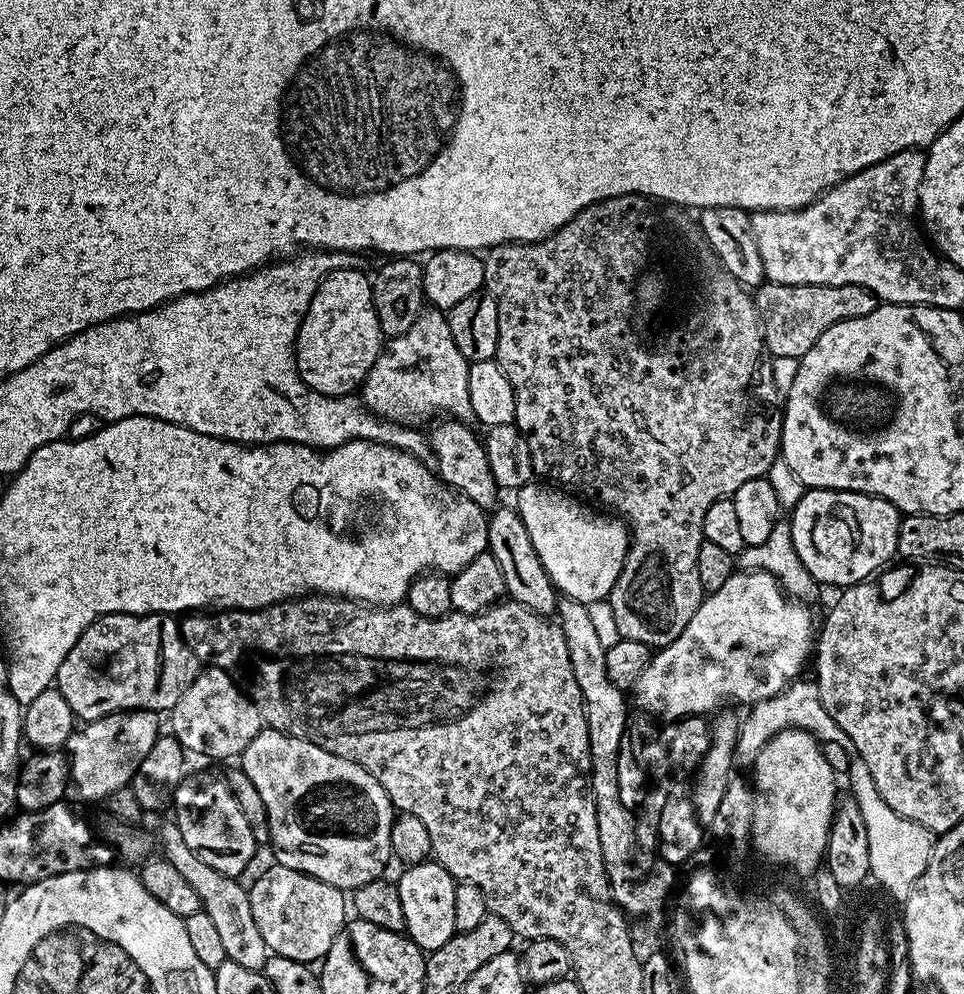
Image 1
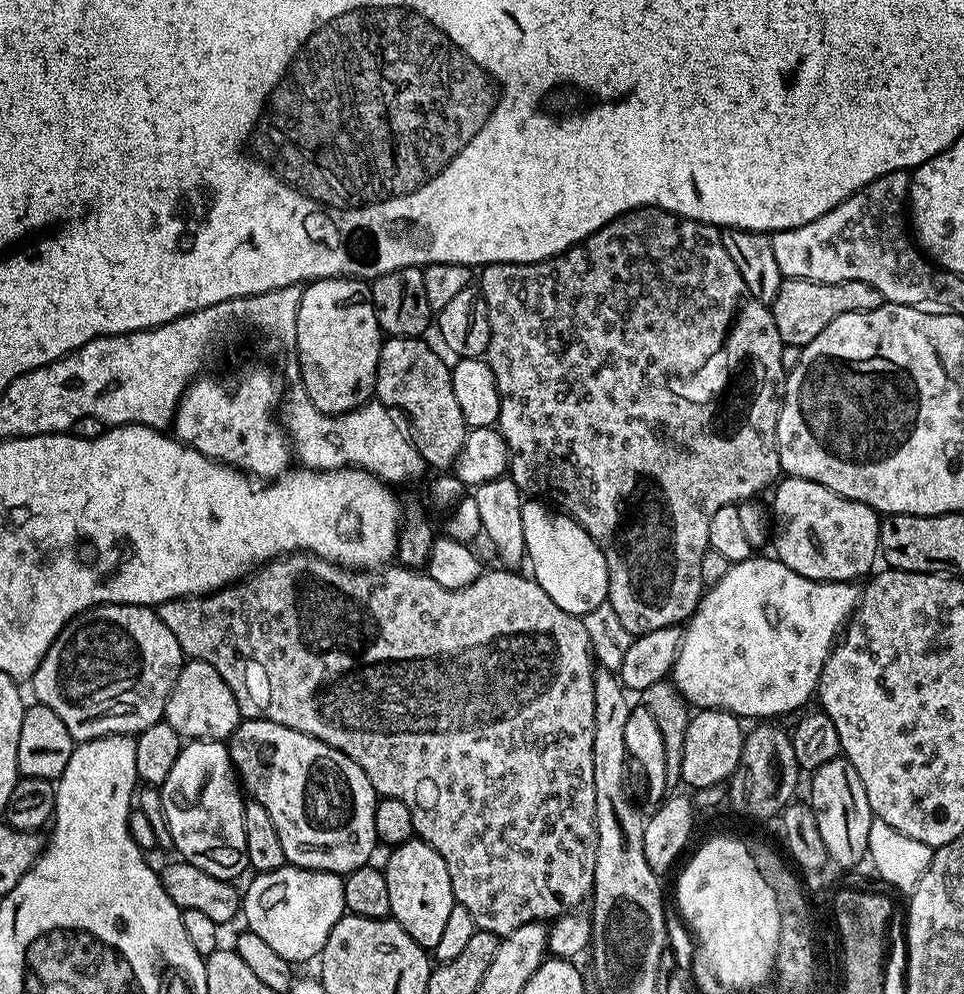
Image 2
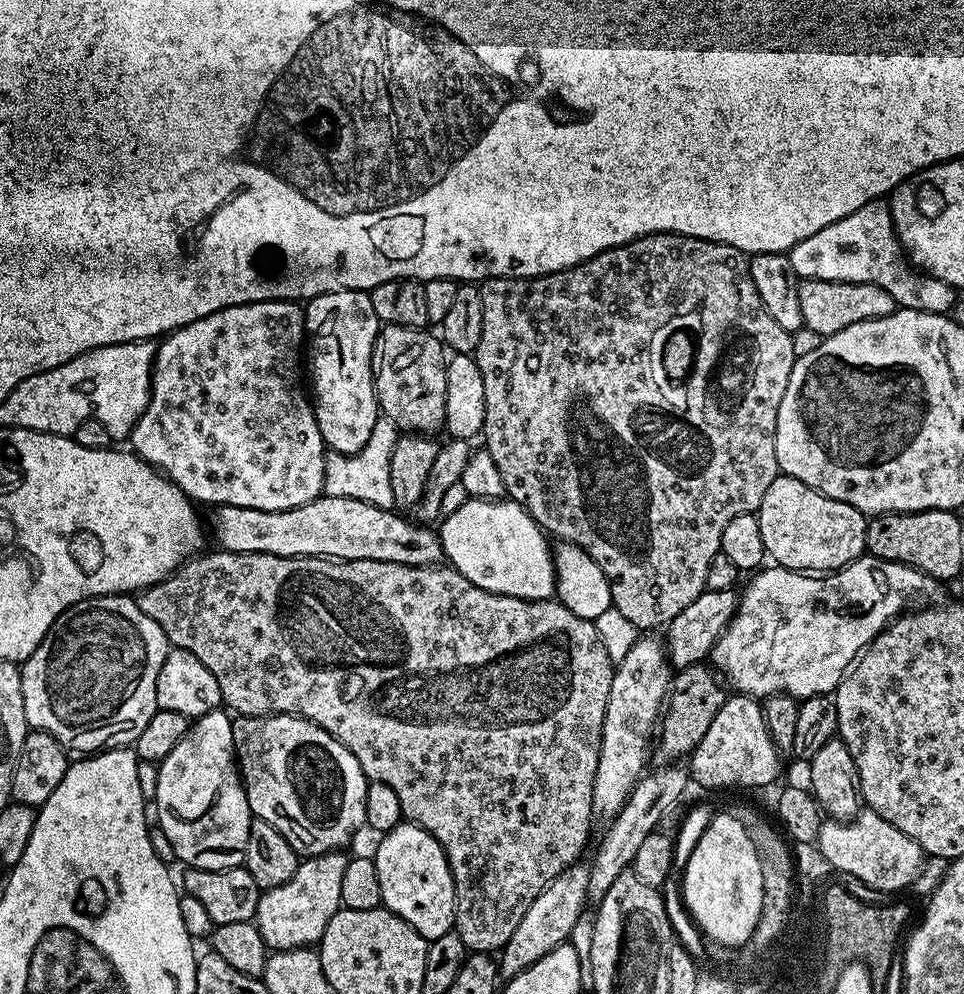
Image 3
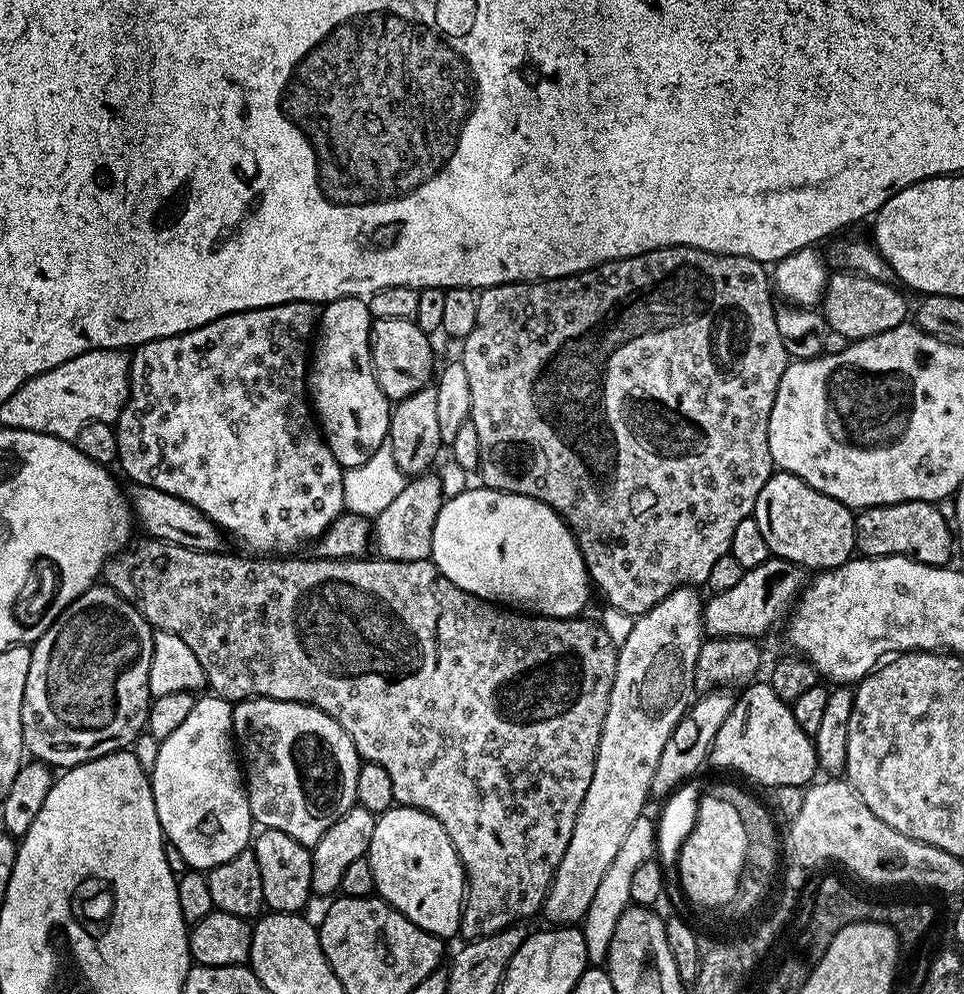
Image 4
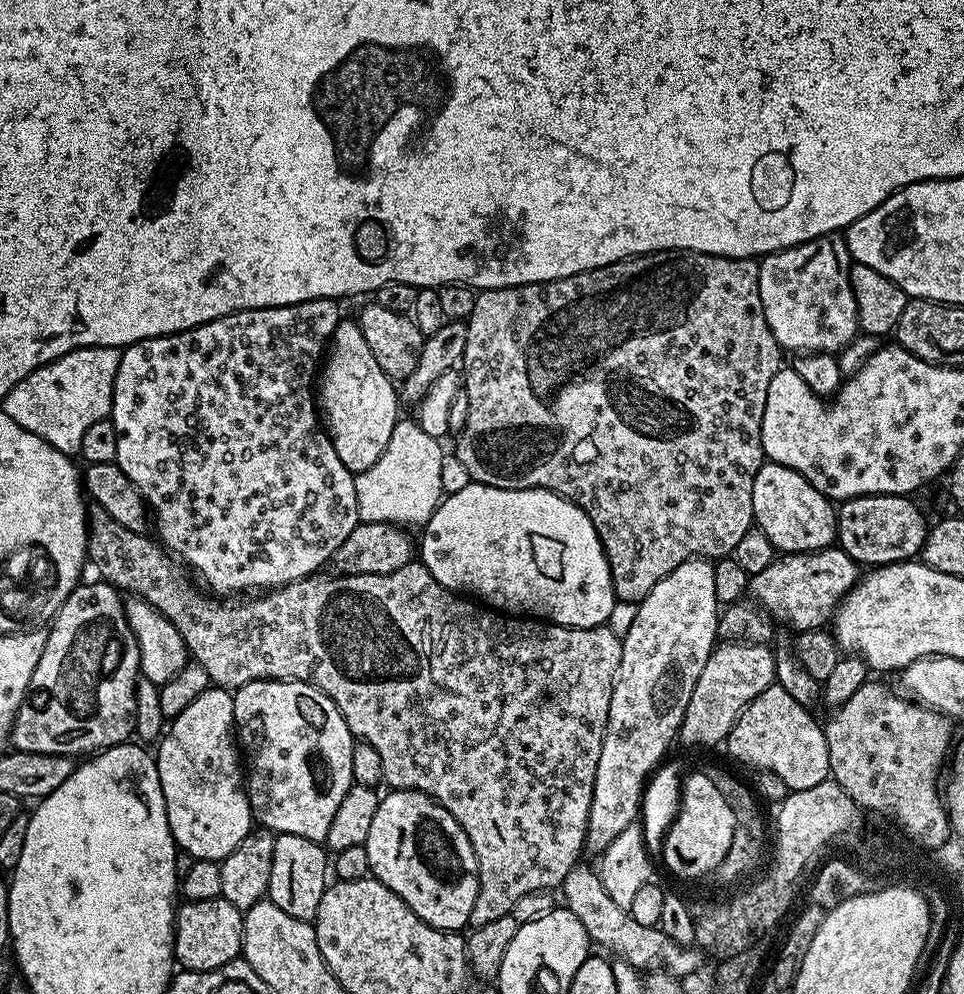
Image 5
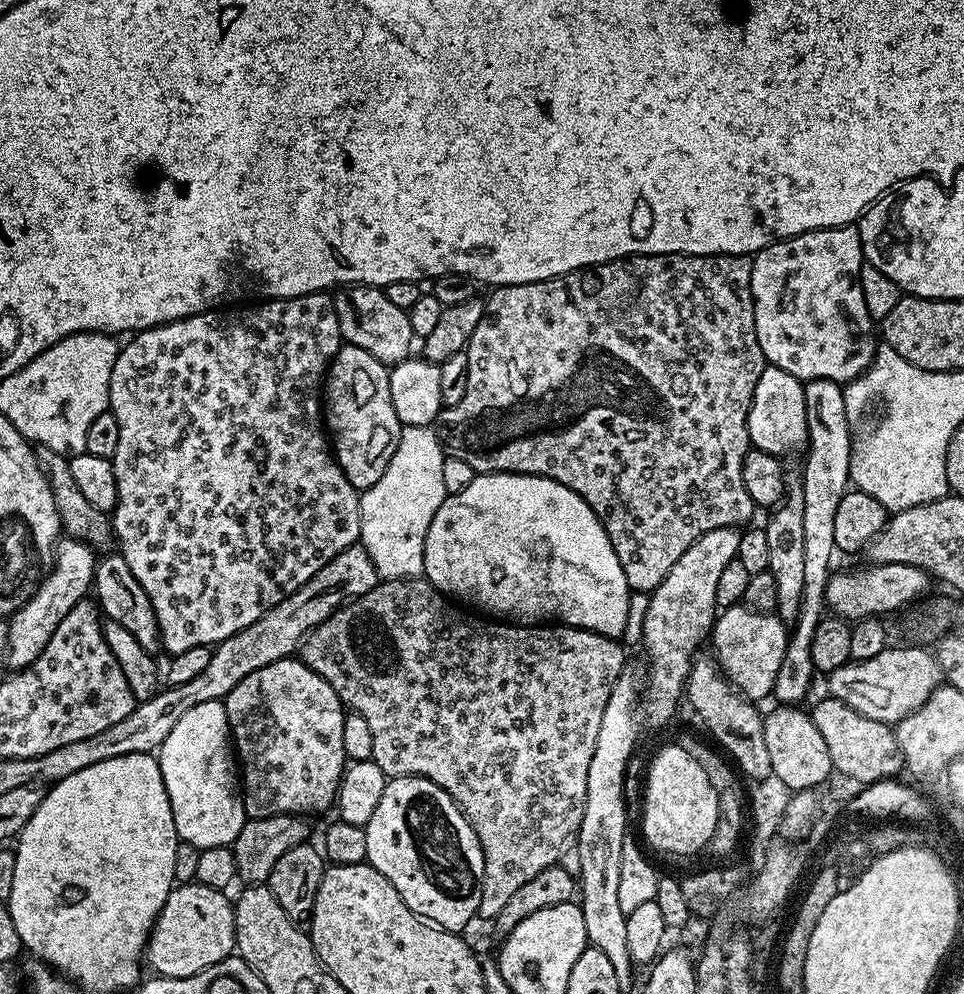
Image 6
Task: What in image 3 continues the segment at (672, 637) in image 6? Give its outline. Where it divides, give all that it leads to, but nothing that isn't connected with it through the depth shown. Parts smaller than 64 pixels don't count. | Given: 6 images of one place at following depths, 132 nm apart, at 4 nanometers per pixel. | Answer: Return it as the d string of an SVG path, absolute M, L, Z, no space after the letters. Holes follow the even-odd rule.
M645 638L637 640L626 658L622 659L620 664L615 665L610 686L610 698L606 702L606 718L602 726L598 770L594 778L592 806L597 813L615 814L619 812L621 806L628 800L628 795L632 793L638 777L645 771L644 763L648 760L648 739L657 731L673 675L674 669L669 661L665 645L661 641L659 644L656 640L645 640ZM577 862L569 866L558 878L554 878L530 902L530 910L522 914L522 922L518 922L518 930L510 934L510 942L498 952L498 972L501 977L511 978L534 966L538 958L550 954L560 944L565 943L571 937L578 918L585 913L586 899L588 897L588 870L589 865L584 862Z

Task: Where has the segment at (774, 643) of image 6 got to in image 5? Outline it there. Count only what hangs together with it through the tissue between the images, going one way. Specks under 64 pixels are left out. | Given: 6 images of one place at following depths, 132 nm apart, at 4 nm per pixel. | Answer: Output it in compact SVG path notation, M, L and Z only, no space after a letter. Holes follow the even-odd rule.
M724 642L713 648L694 694L690 694L690 706L682 718L678 733L679 743L696 748L699 744L723 745L731 734L742 710L762 690L776 683L776 653L766 644Z

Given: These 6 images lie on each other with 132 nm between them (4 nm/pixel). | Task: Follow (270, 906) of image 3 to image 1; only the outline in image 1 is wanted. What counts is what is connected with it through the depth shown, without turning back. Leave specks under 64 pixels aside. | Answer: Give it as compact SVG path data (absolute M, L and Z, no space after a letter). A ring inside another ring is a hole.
M273 863L271 867L266 869L248 888L250 911L254 914L254 923L262 933L262 939L266 942L269 953L282 958L294 958L294 962L302 962L306 965L311 965L312 960L323 961L334 938L346 923L346 915L344 916L344 908L346 912L345 893L318 878L307 876L298 870L290 870L281 864Z

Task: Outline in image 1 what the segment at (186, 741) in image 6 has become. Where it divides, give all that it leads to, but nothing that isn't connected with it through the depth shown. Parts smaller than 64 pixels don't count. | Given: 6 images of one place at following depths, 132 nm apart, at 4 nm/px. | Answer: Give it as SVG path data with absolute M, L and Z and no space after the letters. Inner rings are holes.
M208 772L185 775L172 798L171 807L176 808L174 819L178 830L182 830L182 838L202 862L214 866L214 870L222 870L227 876L239 877L240 872L247 870L248 863L256 856L258 845L242 806L228 789L227 779L220 777L219 780Z

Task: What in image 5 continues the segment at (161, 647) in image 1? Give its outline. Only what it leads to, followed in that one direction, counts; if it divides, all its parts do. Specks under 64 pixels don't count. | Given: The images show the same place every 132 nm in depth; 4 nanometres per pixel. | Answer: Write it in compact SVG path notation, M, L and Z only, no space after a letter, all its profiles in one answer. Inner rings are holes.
M101 580L77 585L56 611L47 634L46 650L42 650L42 659L34 666L34 678L30 678L28 693L12 727L11 747L18 752L80 758L125 743L136 726L136 681L140 678L140 660L137 639L126 622L119 591Z

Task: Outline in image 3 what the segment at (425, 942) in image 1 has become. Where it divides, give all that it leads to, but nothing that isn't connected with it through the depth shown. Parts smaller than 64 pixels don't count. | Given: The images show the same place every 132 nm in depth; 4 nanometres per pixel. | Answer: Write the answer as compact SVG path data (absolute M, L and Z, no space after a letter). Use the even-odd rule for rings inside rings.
M402 822L396 828L383 833L379 837L380 845L374 851L376 869L378 870L378 886L382 886L382 904L389 912L400 916L426 941L442 938L442 934L453 931L456 922L456 895L454 882L448 860L444 856L442 846L426 830L417 824Z

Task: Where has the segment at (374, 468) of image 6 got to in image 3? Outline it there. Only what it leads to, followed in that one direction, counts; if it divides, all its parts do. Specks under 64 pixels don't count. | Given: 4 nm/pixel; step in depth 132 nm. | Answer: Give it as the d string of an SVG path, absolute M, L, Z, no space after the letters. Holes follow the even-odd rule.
M343 288L337 292L327 292L321 296L313 296L311 300L307 301L306 307L303 309L303 314L306 344L310 352L312 348L312 388L310 384L310 392L314 397L318 430L322 434L325 445L327 445L331 451L353 456L356 452L362 450L362 446L366 446L366 442L370 442L370 434L374 434L376 421L381 419L382 416L380 404L376 401L376 382L374 379L374 353L377 351L378 337L382 331L380 319L374 314L374 302L372 301L371 295L369 295L367 291L359 288Z

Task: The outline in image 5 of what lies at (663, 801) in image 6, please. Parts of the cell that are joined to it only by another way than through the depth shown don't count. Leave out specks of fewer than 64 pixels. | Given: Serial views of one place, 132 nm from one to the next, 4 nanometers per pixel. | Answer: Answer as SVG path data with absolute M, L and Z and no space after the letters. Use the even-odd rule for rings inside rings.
M689 771L682 781L680 811L665 834L662 859L664 858L665 866L674 875L681 876L684 880L696 880L699 876L706 875L707 872L715 873L716 868L726 858L726 854L730 850L730 842L734 838L736 819L734 810L730 810L730 802L726 802L726 798L722 798L721 792L718 791L718 786L714 786L714 782L710 782L707 771L692 773Z

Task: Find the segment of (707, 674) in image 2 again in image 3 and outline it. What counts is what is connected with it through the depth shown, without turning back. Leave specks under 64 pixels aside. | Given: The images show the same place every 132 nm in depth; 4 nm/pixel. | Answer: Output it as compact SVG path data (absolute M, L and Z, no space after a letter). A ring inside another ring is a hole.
M867 554L827 575L796 572L793 568L779 566L768 567L761 567L745 586L744 593L739 593L736 615L712 647L710 657L711 667L729 685L732 683L737 693L757 698L773 696L775 692L797 698L835 693L844 673L869 642L911 605L908 603L926 583L924 573L917 568Z

